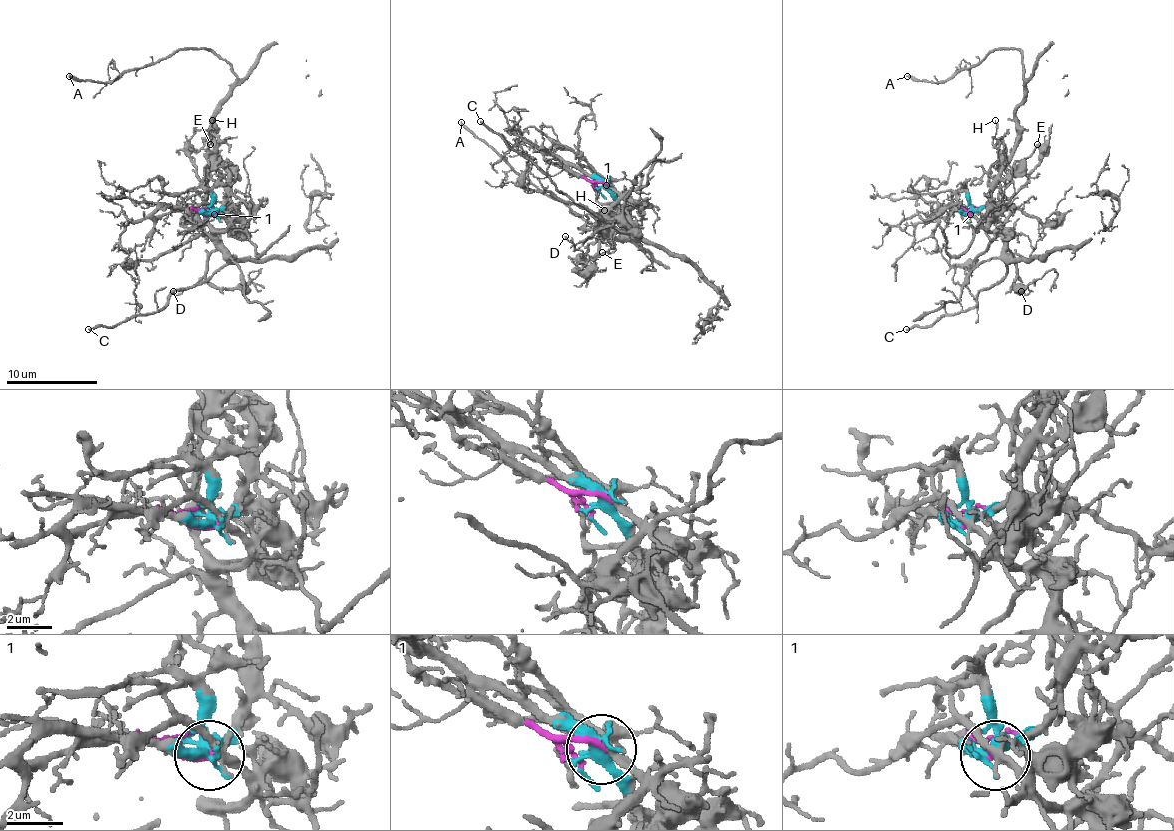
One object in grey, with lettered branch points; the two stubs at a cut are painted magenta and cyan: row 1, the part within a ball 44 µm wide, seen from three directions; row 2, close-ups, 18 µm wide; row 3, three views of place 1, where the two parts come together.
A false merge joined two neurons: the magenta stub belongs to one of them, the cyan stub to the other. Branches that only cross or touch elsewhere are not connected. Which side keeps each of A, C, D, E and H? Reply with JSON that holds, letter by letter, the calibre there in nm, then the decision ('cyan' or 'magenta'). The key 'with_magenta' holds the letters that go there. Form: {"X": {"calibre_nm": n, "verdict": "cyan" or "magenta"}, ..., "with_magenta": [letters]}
{"A": {"calibre_nm": 240, "verdict": "cyan"}, "C": {"calibre_nm": 180, "verdict": "magenta"}, "D": {"calibre_nm": 110, "verdict": "magenta"}, "E": {"calibre_nm": 170, "verdict": "cyan"}, "H": {"calibre_nm": 130, "verdict": "cyan"}, "with_magenta": ["C", "D"]}

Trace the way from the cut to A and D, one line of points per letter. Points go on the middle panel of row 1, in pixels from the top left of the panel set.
A: (598, 190), (603, 188), (619, 204), (607, 233), (628, 238), (607, 236), (543, 195), (461, 122)
D: (598, 190), (598, 183), (610, 188), (619, 197), (607, 213), (607, 222), (598, 231), (573, 245), (564, 236)

